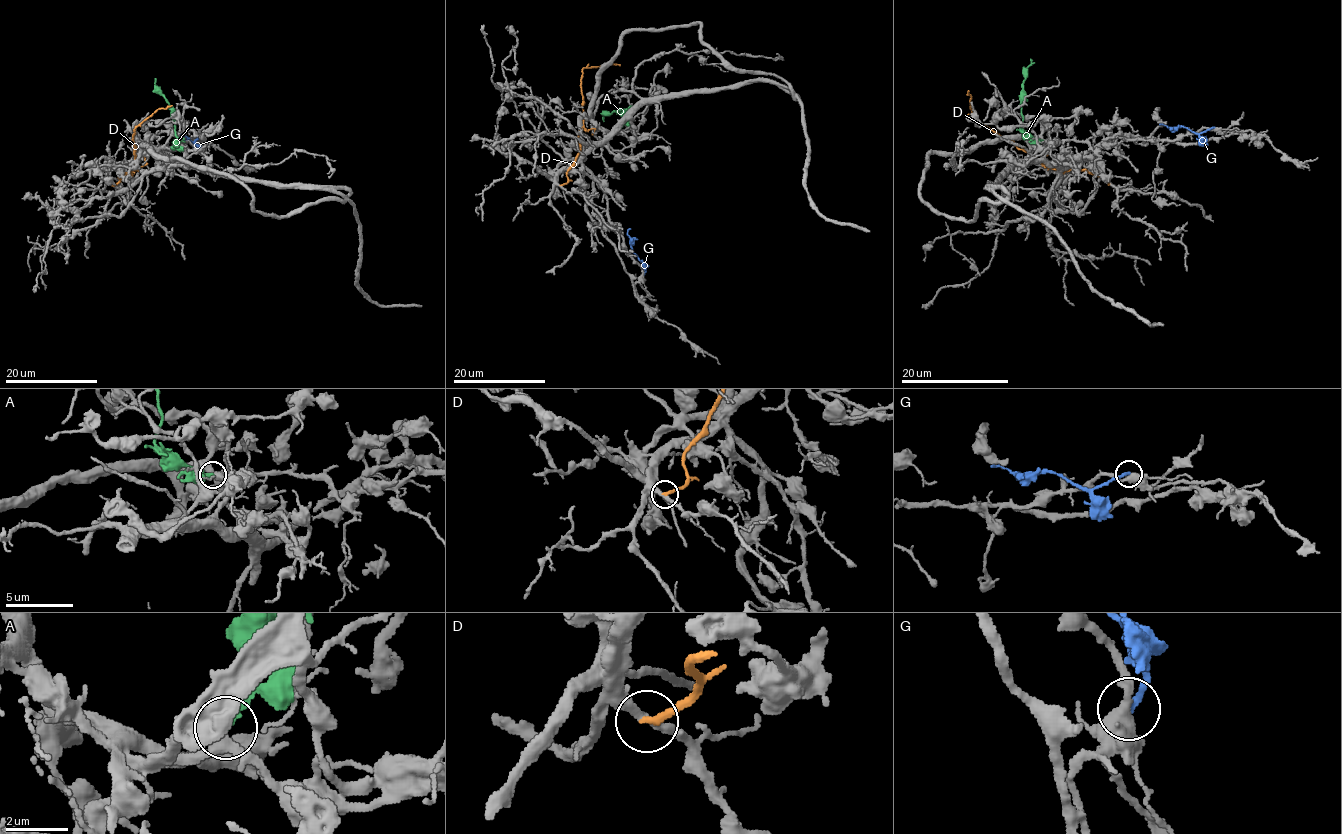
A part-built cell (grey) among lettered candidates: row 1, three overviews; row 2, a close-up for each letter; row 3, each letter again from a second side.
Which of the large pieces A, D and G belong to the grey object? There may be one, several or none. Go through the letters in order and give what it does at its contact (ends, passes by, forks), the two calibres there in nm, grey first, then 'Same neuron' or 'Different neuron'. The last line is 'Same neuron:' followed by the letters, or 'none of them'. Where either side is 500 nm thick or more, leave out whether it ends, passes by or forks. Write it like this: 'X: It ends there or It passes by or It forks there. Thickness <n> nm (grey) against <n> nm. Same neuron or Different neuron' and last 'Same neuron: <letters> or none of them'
A: It ends there. Thickness 380 nm (grey) against 400 nm. Same neuron
D: It ends there. Thickness 280 nm (grey) against 240 nm. Different neuron
G: It ends there. Thickness 440 nm (grey) against 200 nm. Different neuron
Same neuron: A

